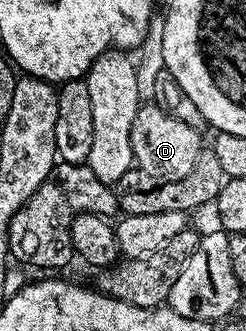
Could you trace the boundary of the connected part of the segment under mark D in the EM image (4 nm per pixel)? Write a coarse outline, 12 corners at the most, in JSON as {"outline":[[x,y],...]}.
{"outline":[[145,102],[130,133],[133,164],[157,184],[182,181],[201,132]]}

